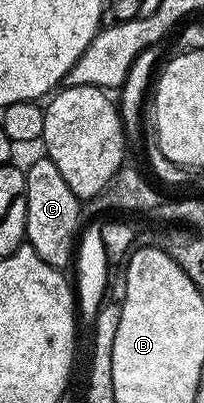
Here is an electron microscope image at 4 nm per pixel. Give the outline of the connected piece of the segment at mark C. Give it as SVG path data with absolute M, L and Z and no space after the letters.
M48 157L40 158L35 160L30 167L26 166L24 168L25 196L27 197L25 239L28 246L33 247L35 253L39 253L39 257L43 257L43 261L47 261L47 265L58 269L65 269L65 266L68 263L70 266L75 259L75 244L78 242L79 228L82 226L81 207L83 207L83 203L82 200L77 198L75 193L71 193L71 188L67 185L67 181L63 181L63 176L59 174L59 169L55 169L53 162Z

